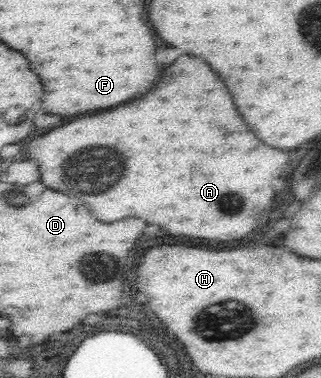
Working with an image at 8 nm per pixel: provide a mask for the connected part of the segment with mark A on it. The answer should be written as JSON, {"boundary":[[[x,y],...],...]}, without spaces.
{"boundary":[[[181,56],[169,68],[187,70],[167,70],[145,96],[49,130],[29,144],[26,156],[39,167],[40,181],[47,188],[83,200],[99,222],[133,216],[147,224],[159,224],[173,236],[219,242],[243,238],[259,226],[259,218],[271,208],[275,192],[269,186],[275,172],[289,162],[289,154],[263,144],[249,130],[231,102],[231,92],[205,62]]]}

